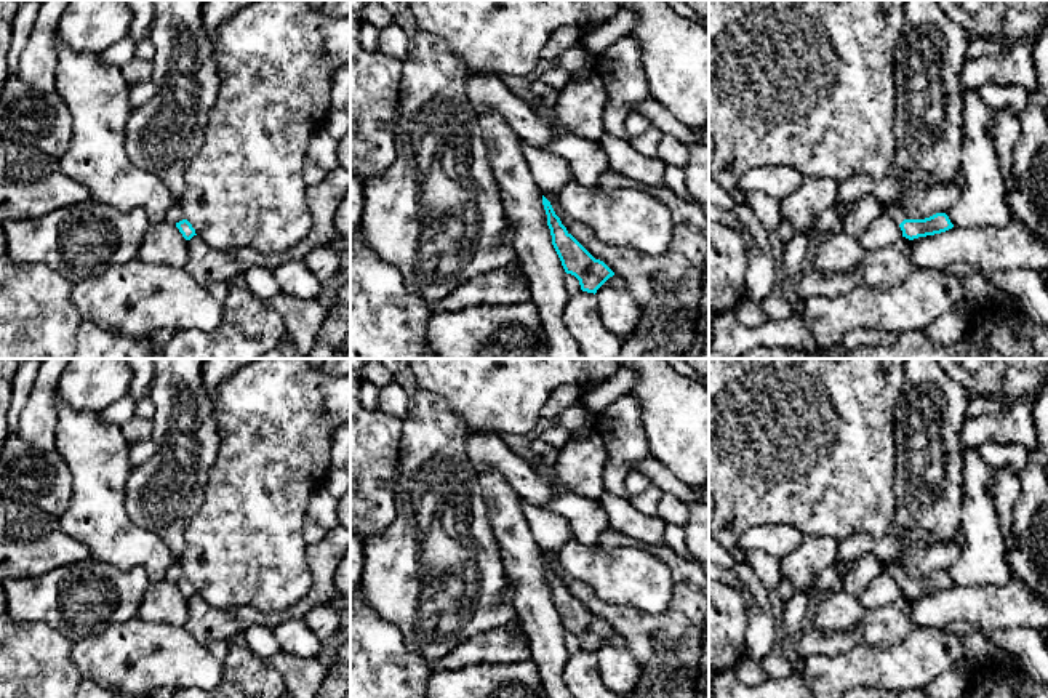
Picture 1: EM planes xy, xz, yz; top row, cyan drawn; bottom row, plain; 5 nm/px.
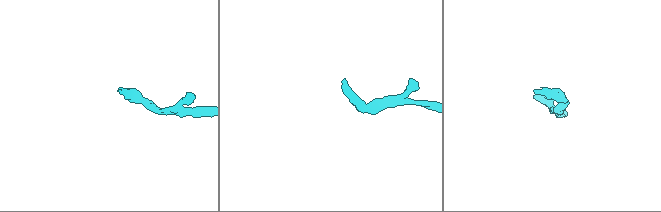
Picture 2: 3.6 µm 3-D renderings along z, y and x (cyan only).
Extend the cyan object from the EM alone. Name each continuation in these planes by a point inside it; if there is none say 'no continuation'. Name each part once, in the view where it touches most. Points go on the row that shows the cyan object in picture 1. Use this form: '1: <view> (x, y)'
1: yz (896, 213)

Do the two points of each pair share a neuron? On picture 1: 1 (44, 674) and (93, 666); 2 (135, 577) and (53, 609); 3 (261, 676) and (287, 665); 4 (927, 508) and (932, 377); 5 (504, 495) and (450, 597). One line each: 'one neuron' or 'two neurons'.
1: two neurons
2: one neuron
3: two neurons
4: one neuron
5: two neurons

